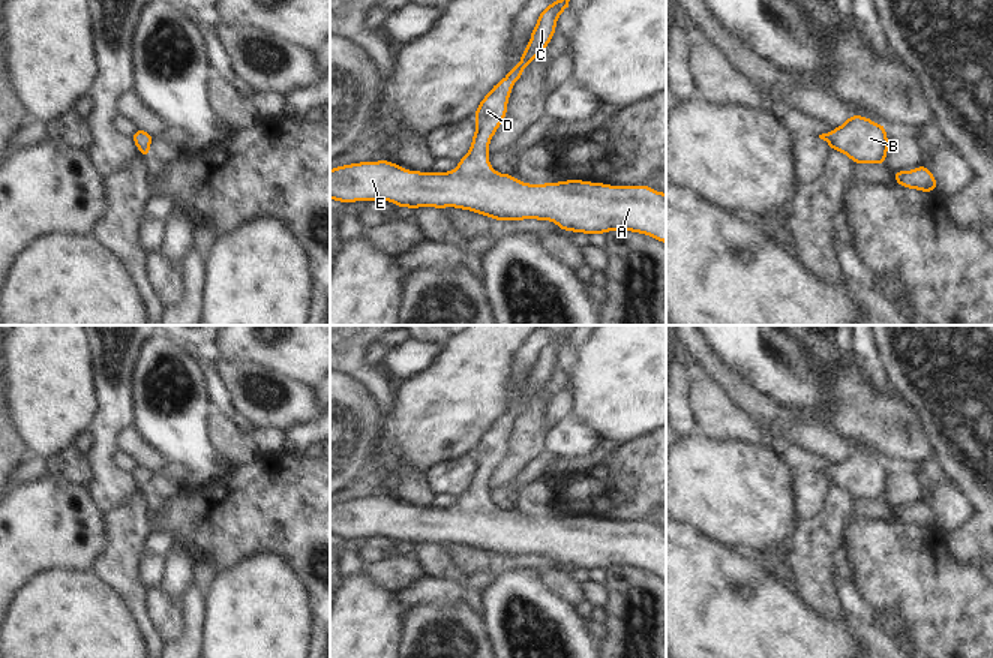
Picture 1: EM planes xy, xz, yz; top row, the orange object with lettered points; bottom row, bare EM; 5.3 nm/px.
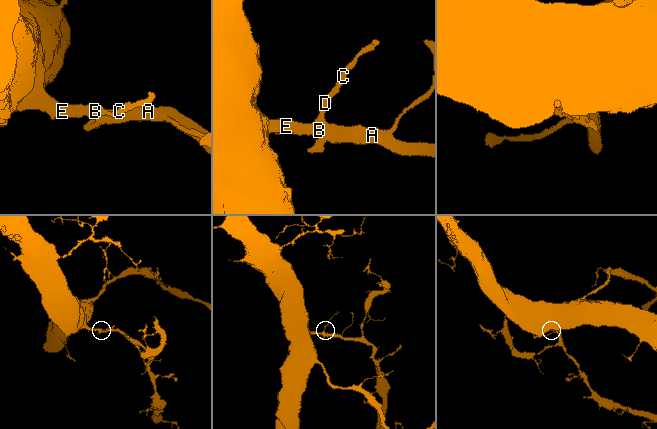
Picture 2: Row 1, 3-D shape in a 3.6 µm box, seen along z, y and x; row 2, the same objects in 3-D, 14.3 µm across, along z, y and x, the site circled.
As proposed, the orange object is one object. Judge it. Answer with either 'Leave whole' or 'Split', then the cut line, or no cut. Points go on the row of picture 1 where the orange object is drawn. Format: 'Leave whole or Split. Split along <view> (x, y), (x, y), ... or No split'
Leave whole. No split.

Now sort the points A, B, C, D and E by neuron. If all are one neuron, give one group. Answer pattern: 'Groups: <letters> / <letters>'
Groups: A B C D E.

